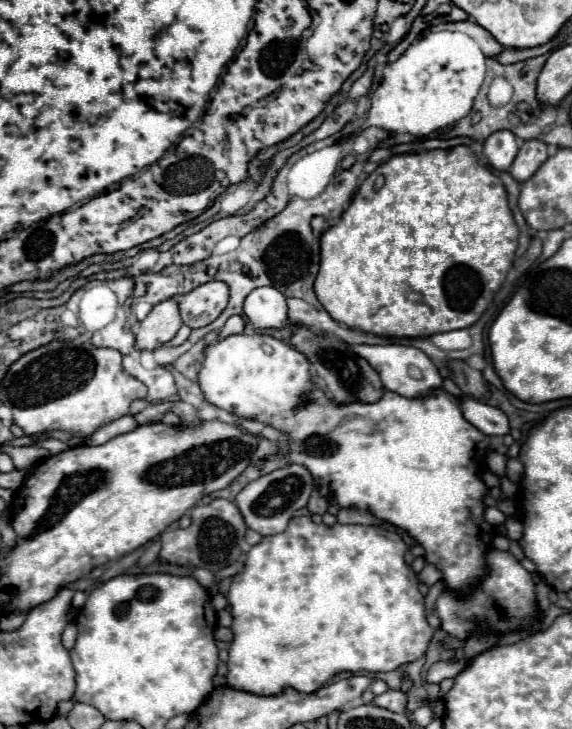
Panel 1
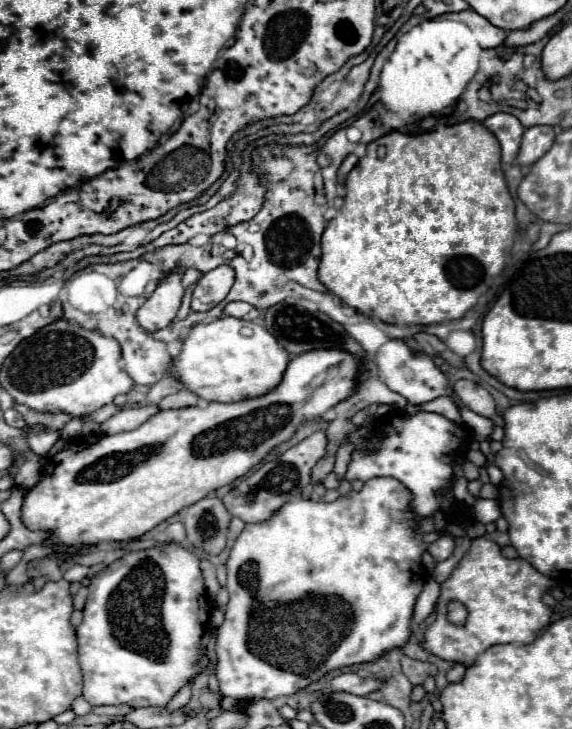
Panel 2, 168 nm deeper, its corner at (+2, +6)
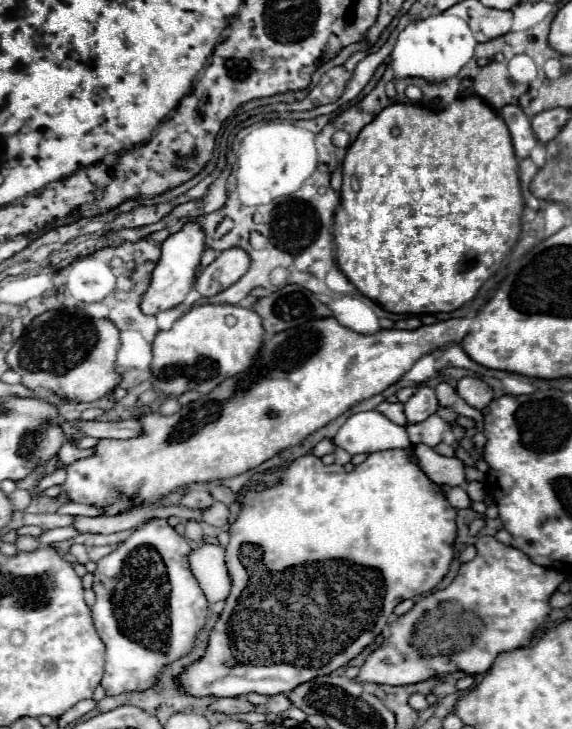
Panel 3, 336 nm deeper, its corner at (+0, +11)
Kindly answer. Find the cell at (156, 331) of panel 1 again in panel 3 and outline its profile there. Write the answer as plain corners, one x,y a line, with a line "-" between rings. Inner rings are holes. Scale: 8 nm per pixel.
186,223
182,231
170,235
164,243
162,243
162,257
156,263
156,269
152,271
152,281
148,291
142,297
142,313
146,315
156,315
160,311
168,311
176,305
180,305
184,301
184,297
188,295
188,291
194,285
194,277
200,265
200,255
204,251
204,237
202,237
202,229
196,223

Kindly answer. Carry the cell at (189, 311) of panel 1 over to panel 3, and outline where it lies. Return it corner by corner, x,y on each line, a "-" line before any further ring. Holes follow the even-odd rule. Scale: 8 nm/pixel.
242,249
222,251
214,263
210,263
196,279
194,289
202,297
214,297
216,293
234,285
250,267
250,257

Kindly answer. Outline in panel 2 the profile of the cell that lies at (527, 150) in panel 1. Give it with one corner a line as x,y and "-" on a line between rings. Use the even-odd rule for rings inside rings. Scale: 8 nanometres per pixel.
552,126
526,128
524,138
522,138
522,146
520,146
520,154
518,154
518,164
520,166
534,164
544,152
550,150
554,138
556,138
556,132

